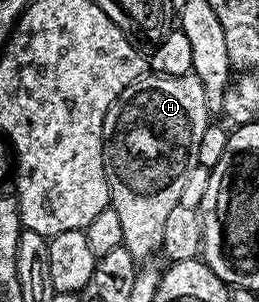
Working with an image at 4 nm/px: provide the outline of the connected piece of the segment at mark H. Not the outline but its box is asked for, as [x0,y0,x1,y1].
[103,73,210,263]

